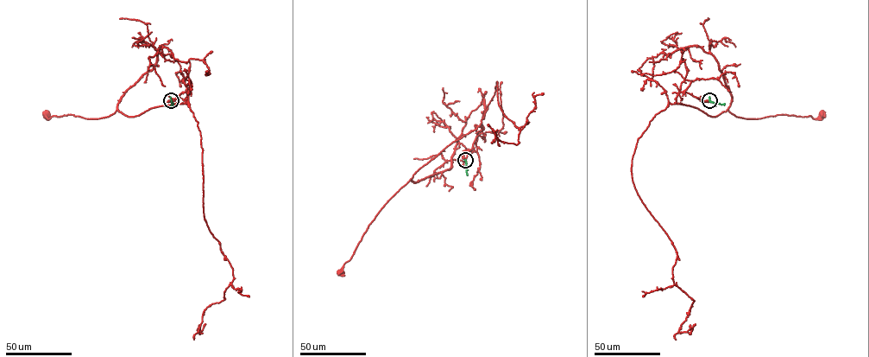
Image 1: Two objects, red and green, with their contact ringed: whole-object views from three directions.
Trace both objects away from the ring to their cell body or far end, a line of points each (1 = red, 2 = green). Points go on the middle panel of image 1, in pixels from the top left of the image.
1: (465, 160), (476, 137), (481, 132), (481, 127), (452, 142), (419, 168), (380, 210), (339, 273)
2: (465, 160), (468, 175)

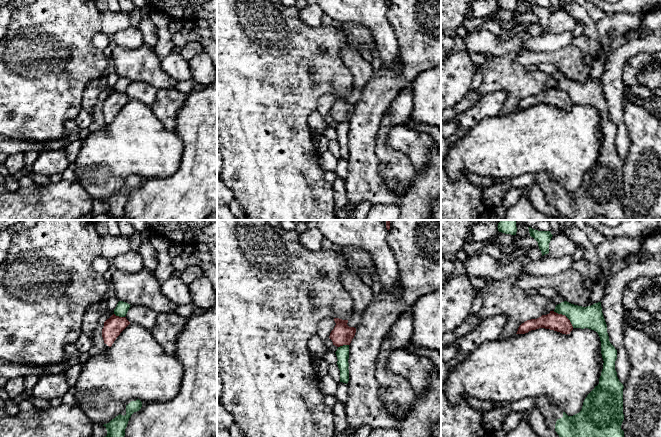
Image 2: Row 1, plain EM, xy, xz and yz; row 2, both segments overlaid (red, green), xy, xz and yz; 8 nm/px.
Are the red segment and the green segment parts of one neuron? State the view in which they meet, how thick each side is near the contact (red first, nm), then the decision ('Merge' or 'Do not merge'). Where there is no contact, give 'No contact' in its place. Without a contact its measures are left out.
Touches red in yz. Thickness 140 nm (red) against 190 nm. Do not merge

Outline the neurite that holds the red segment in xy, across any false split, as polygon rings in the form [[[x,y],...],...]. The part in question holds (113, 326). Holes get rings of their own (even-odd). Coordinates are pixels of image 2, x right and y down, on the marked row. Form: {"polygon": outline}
{"polygon": [[[113,314],[104,322],[104,327],[102,329],[104,343],[111,347],[116,338],[129,324],[130,322],[126,317],[119,317]]]}

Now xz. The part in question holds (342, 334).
{"polygon": [[[334,318],[336,323],[334,329],[331,331],[329,338],[332,340],[333,345],[340,347],[343,345],[350,345],[355,336],[356,328],[347,325],[348,320]]]}

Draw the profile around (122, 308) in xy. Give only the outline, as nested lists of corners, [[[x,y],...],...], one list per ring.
[[[119,301],[116,308],[114,309],[114,314],[119,317],[125,317],[130,306],[131,305],[126,302]]]

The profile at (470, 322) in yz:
[[[469,314],[455,330],[441,336],[441,347],[456,344],[460,337],[472,331],[480,322],[477,315]]]

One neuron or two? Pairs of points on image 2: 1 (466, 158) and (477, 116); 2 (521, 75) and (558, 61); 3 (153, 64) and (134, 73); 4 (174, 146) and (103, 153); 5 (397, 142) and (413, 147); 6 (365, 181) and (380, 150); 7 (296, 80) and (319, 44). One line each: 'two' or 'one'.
1: two
2: two
3: one
4: one
5: one
6: two
7: one

